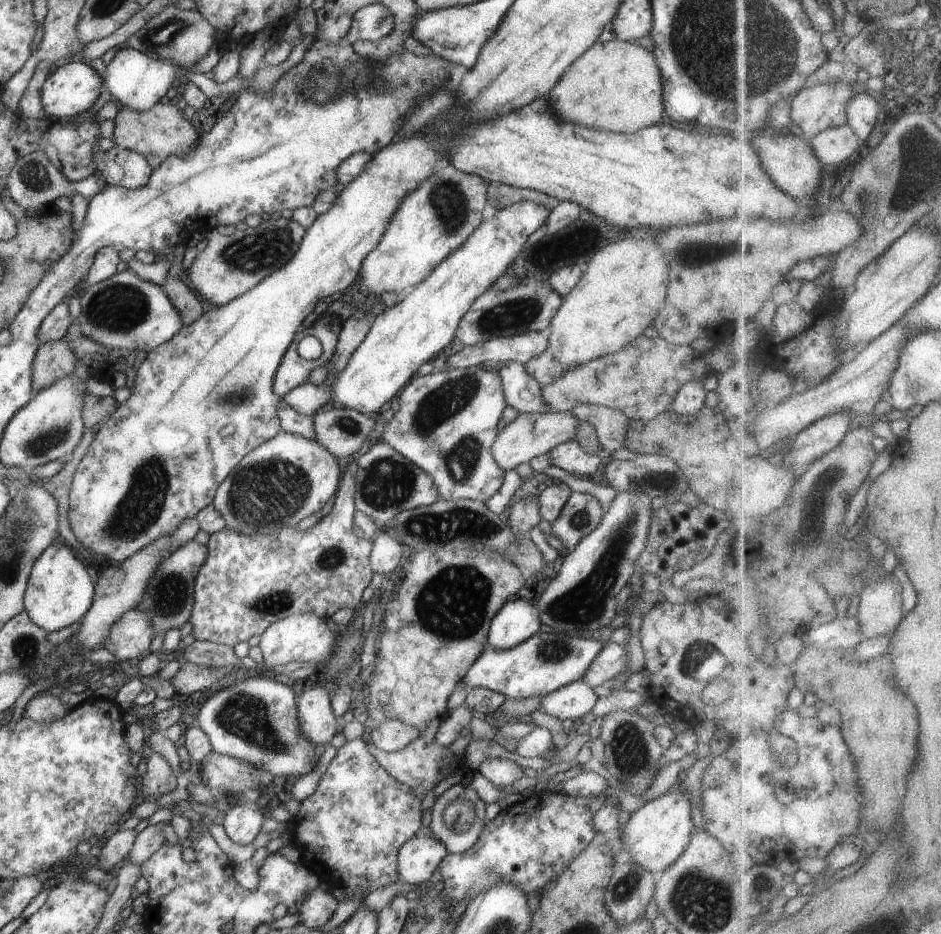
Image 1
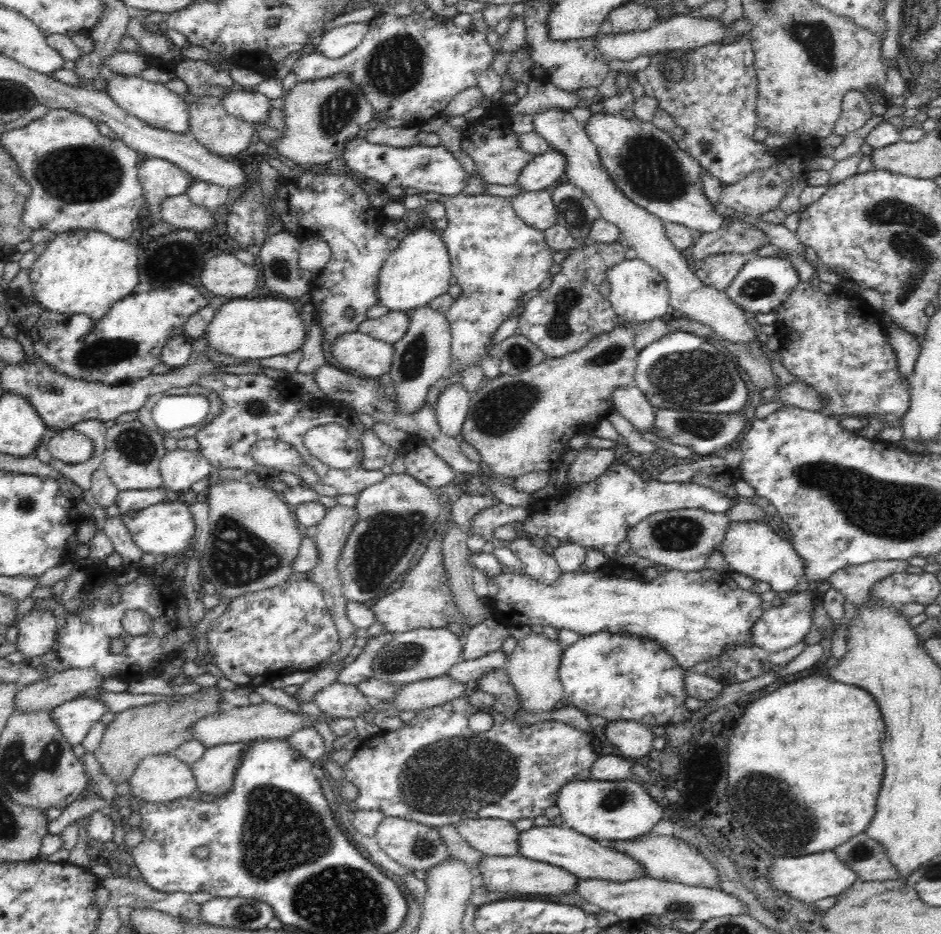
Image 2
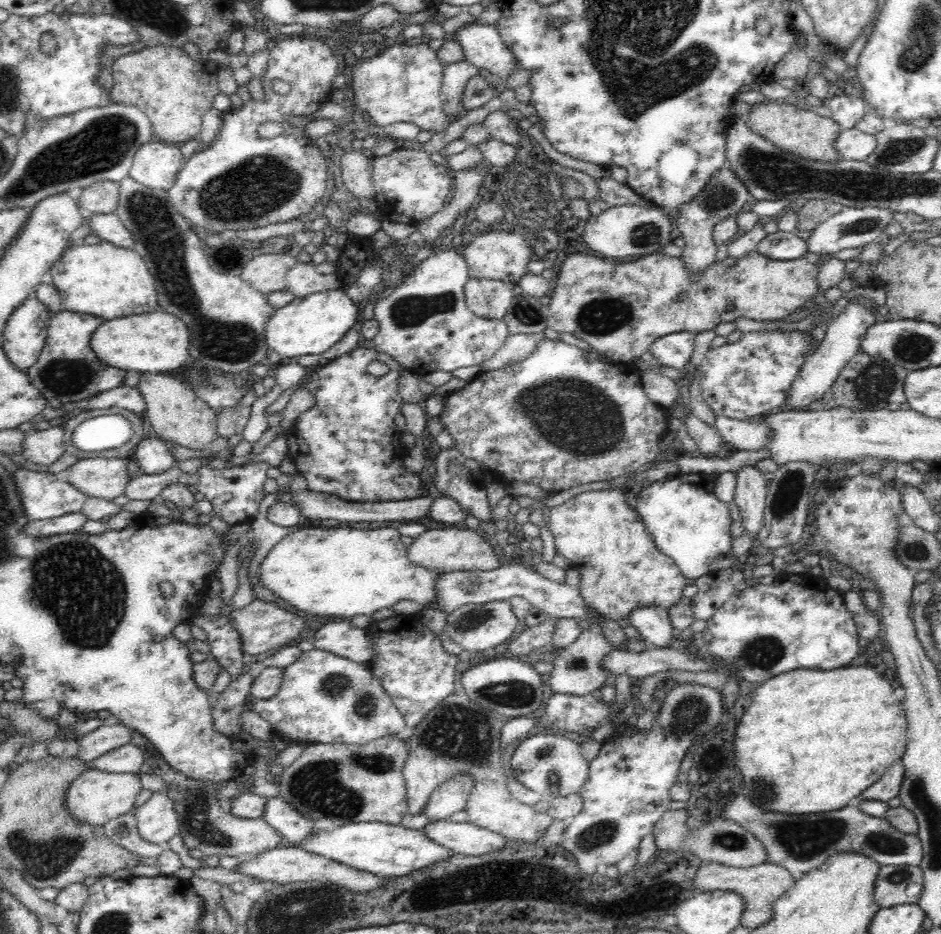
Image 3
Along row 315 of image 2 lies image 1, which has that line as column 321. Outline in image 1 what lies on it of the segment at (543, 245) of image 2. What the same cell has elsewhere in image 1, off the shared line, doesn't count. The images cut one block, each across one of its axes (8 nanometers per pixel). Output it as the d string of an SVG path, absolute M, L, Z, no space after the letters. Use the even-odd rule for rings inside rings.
M281 431L274 439L252 450L234 471L218 486L213 506L222 516L226 527L240 535L270 535L279 529L297 527L312 514L325 512L326 503L340 487L341 463L317 441Z

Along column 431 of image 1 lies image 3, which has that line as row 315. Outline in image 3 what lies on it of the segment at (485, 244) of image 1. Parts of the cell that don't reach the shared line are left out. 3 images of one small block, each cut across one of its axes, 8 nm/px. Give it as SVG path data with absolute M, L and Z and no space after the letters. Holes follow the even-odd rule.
M342 289L329 290L296 297L288 306L274 310L274 315L264 328L266 345L283 357L297 357L307 354L320 356L330 350L351 328L358 328L362 317L362 304L352 301Z

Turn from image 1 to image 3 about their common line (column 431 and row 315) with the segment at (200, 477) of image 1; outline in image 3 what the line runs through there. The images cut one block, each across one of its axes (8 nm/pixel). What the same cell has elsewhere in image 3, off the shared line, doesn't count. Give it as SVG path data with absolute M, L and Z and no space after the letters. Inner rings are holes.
M162 309L148 314L132 315L104 322L90 338L90 347L104 363L120 369L136 370L140 373L167 373L178 370L189 359L190 329L172 313Z

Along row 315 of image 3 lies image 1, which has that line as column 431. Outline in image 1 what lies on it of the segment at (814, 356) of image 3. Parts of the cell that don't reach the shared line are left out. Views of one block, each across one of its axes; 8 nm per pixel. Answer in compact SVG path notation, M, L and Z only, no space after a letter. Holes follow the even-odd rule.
M415 836L402 844L398 852L399 880L414 885L425 883L448 854L444 844L438 840Z

